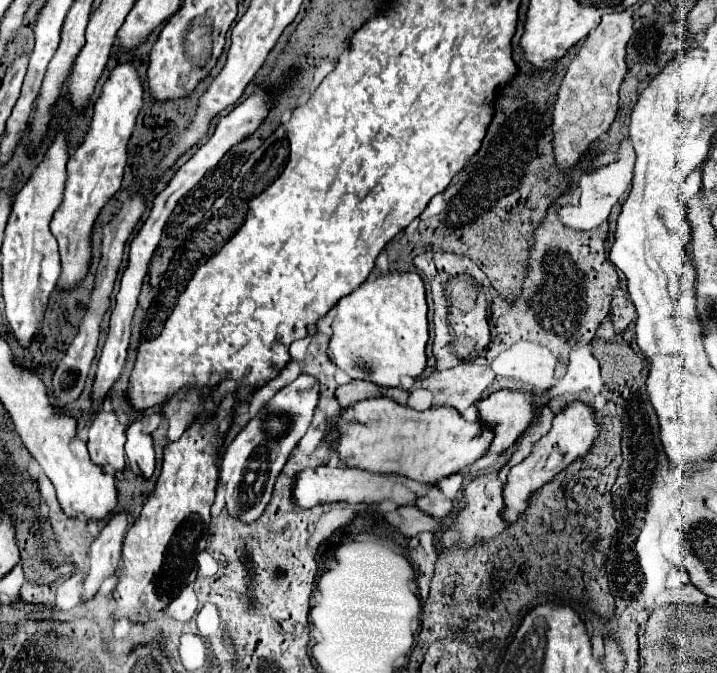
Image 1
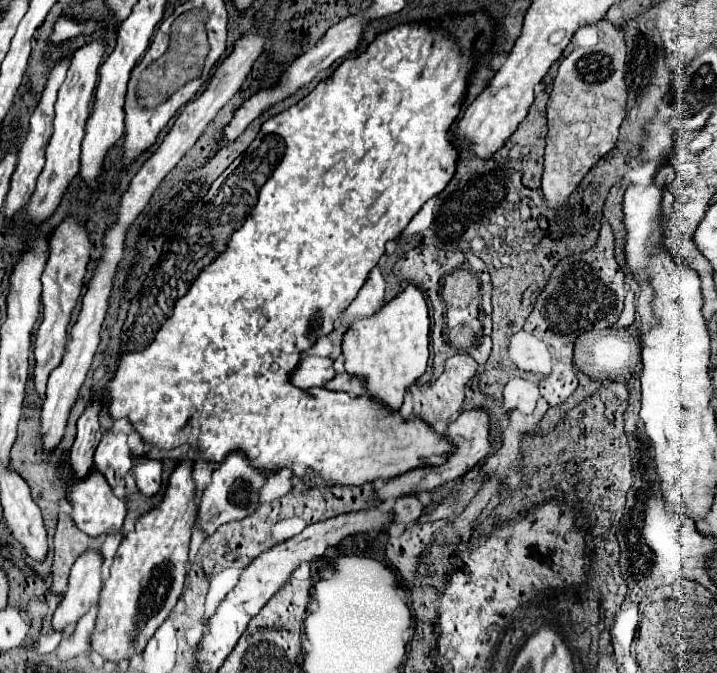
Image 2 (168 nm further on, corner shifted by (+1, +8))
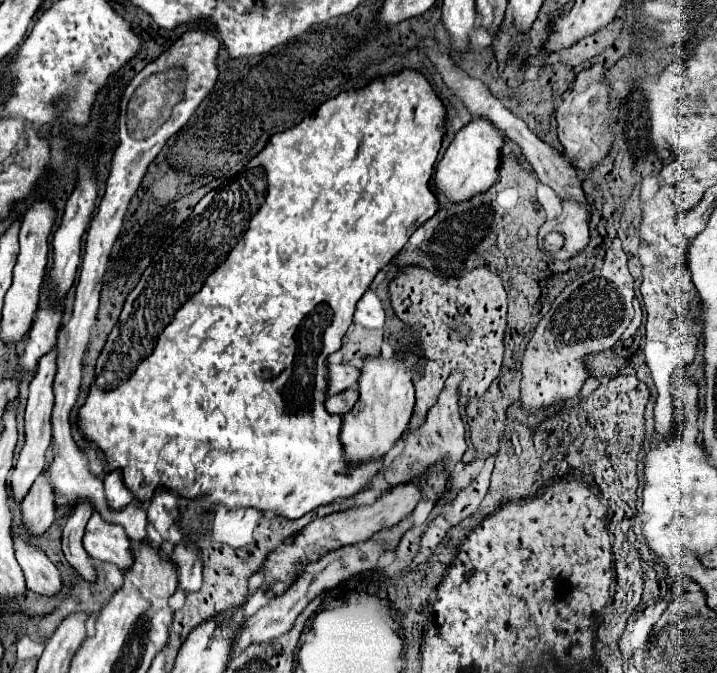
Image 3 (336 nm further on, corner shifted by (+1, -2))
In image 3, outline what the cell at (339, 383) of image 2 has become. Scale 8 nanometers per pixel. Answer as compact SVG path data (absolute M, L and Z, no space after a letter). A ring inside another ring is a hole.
M348 388L346 392L340 392L336 396L326 398L326 410L332 412L332 414L344 416L346 412L350 412L350 408L356 404L356 400L358 400L358 392L352 390L352 388Z

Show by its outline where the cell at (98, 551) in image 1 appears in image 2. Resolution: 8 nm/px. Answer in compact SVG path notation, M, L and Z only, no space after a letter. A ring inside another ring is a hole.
M96 550L82 554L70 572L68 590L54 612L52 628L60 634L66 634L72 624L78 622L96 602L102 590L102 556Z

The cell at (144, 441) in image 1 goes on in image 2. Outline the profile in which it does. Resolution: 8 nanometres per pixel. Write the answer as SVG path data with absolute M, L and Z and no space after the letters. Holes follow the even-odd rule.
M140 456L138 460L134 460L134 476L138 482L138 490L144 496L154 496L162 488L162 462Z

